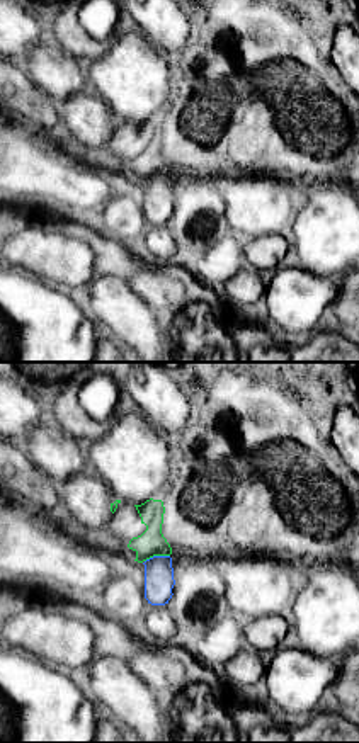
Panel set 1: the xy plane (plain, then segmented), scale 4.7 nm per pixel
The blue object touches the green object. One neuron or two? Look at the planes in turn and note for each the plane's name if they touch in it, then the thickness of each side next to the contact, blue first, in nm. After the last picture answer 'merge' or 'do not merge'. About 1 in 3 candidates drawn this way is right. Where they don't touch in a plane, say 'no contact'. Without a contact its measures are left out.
meets blue in xy; 140 nm thick on the blue side, 130 nm on the other

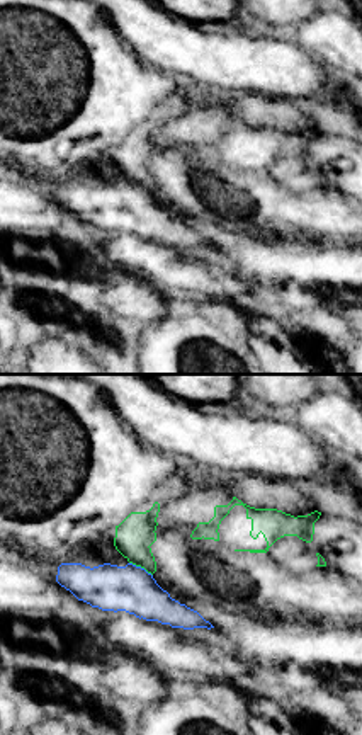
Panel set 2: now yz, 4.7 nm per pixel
meets blue in yz; 220 nm thick on the blue side, 180 nm on the other

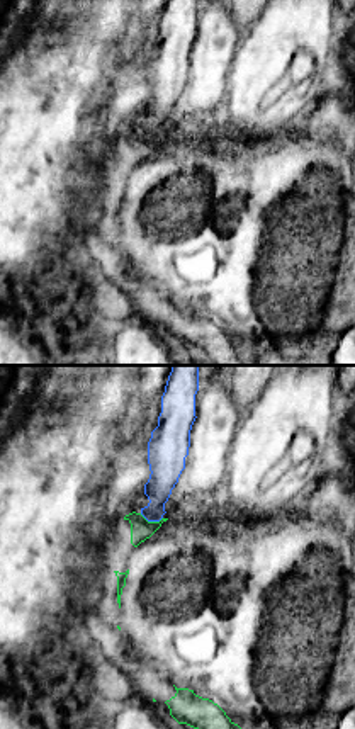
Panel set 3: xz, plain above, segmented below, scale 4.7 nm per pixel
meets blue in xz; 140 nm thick on the blue side, 100 nm on the other

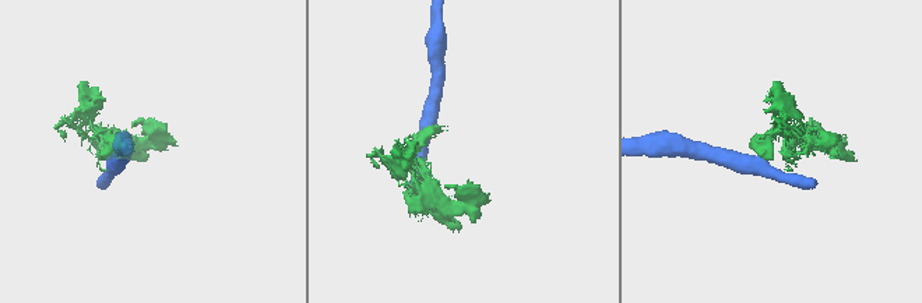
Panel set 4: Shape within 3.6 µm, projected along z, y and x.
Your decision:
do not merge

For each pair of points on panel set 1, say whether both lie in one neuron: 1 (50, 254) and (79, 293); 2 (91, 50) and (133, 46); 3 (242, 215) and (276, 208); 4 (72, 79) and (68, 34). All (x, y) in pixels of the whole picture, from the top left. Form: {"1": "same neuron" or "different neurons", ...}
{"1": "same neuron", "2": "different neurons", "3": "same neuron", "4": "different neurons"}

